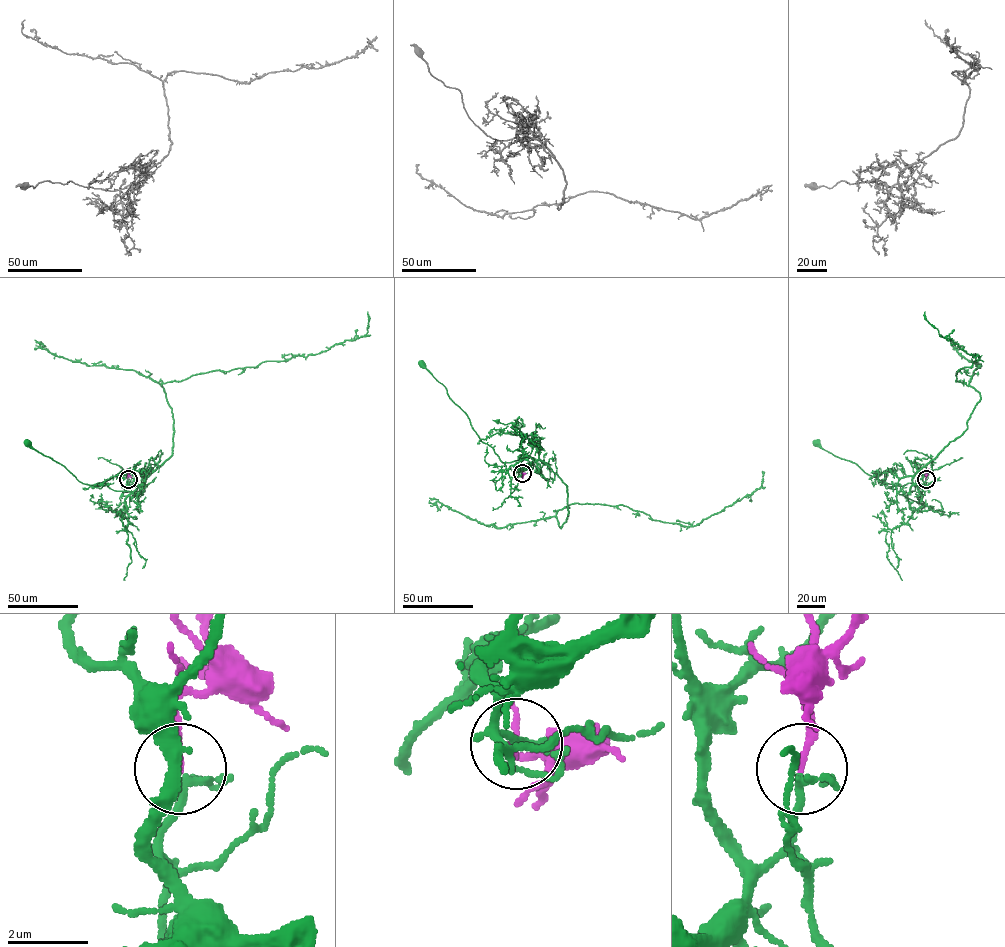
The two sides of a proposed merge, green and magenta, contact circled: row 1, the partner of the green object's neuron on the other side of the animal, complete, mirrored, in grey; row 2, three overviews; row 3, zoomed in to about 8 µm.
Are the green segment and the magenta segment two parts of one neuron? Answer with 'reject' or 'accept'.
accept

